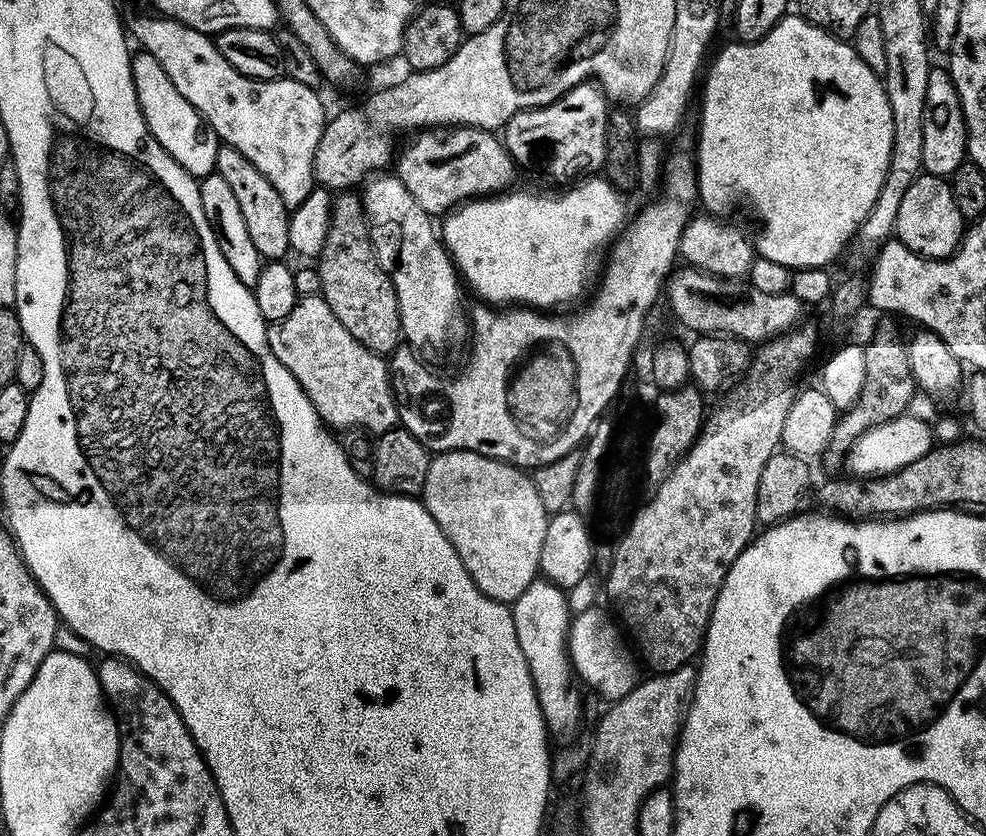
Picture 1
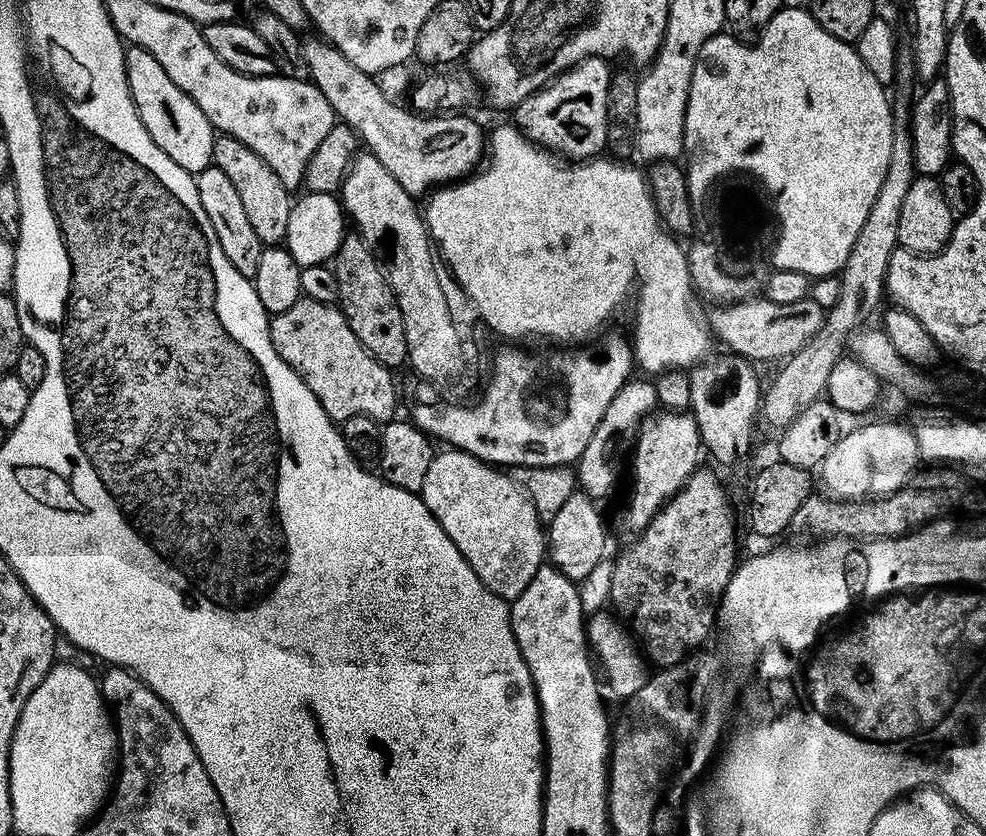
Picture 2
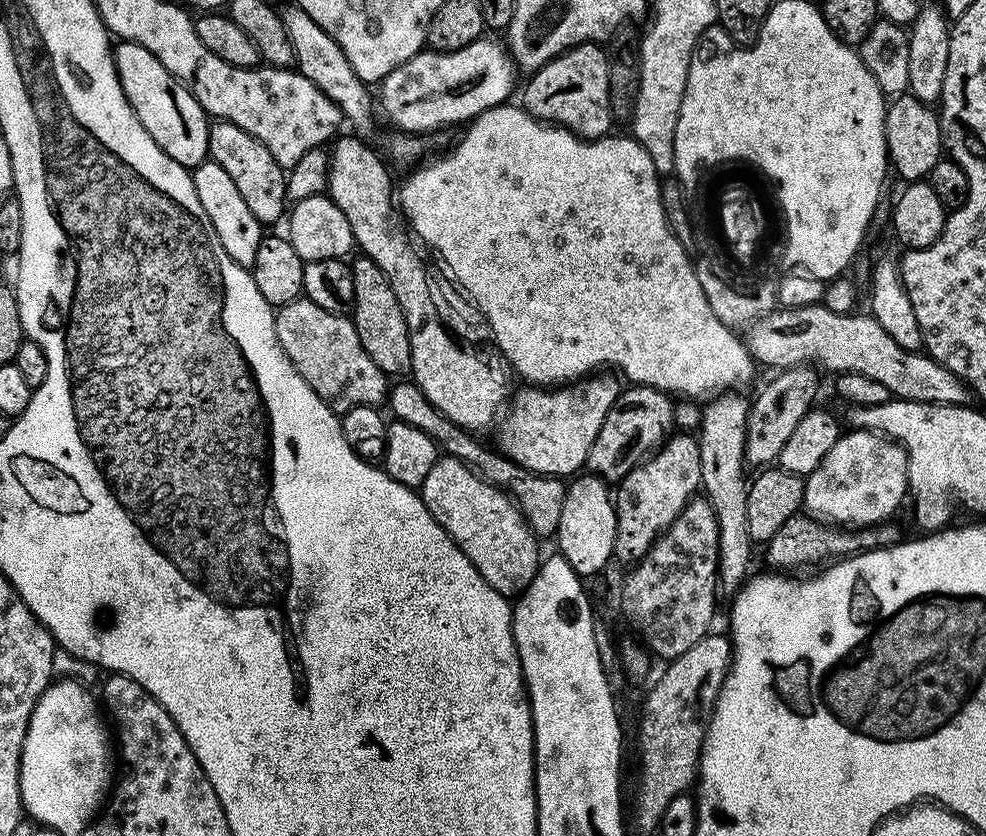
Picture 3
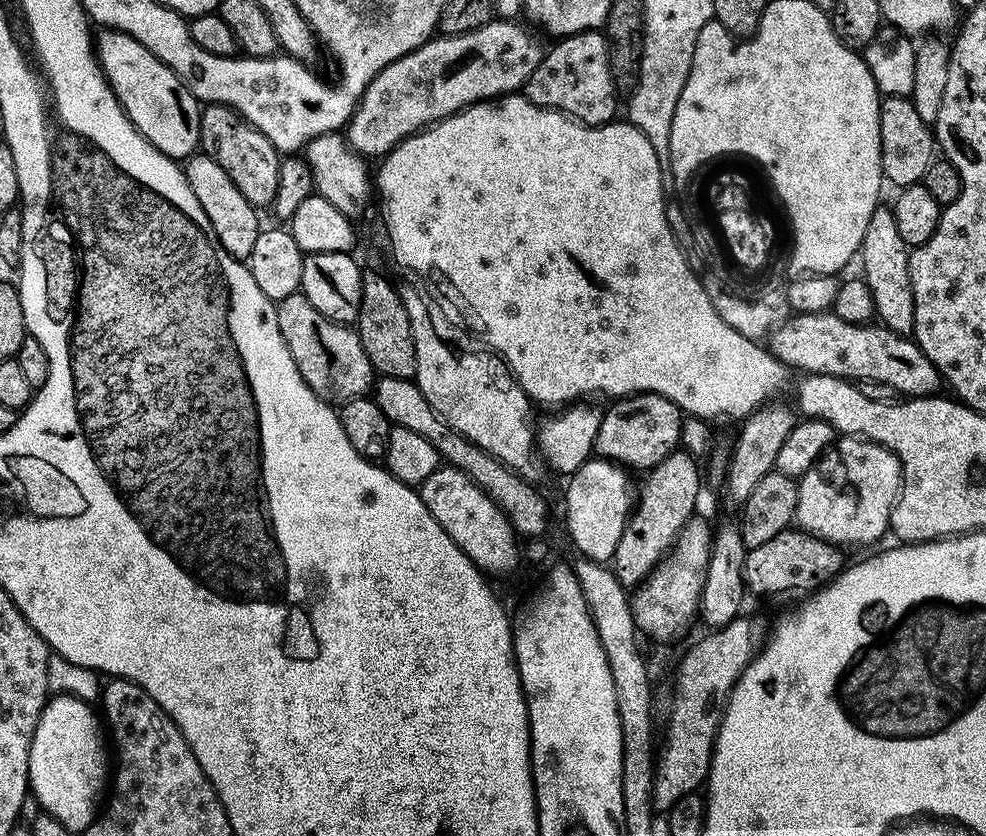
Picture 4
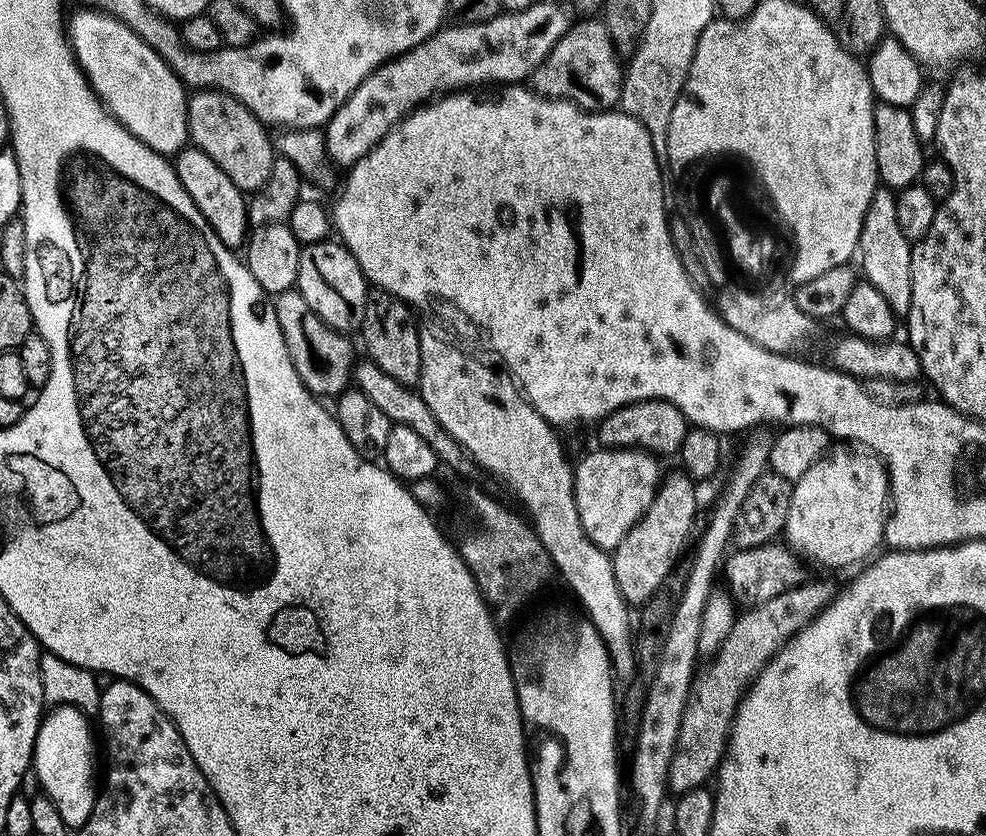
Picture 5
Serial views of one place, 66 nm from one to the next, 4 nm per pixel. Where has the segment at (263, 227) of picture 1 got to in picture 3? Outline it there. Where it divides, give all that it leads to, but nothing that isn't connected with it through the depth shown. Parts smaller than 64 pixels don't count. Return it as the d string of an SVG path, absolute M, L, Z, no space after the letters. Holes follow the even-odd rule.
M216 120L208 125L208 155L230 178L234 186L238 186L238 194L250 206L250 214L258 218L261 226L276 224L285 219L288 199L288 181L286 169L274 162L274 154L254 138L254 134L246 134L242 126L234 126L234 122ZM285 204L285 206L284 206Z

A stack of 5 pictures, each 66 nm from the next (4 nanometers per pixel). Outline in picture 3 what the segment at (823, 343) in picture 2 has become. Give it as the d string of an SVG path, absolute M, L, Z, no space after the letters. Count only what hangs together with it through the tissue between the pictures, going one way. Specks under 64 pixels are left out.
M798 364L795 368L786 368L775 373L776 376L751 401L746 422L746 450L744 459L747 465L754 468L775 463L783 446L794 434L798 422L806 413L812 411L817 403L816 391L820 388L820 380L816 377L817 369L807 364Z

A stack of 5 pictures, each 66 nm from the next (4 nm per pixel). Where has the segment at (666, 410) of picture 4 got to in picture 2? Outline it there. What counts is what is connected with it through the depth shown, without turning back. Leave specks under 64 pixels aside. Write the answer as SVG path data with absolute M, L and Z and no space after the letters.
M630 378L622 386L622 390L614 394L610 406L606 406L606 414L602 414L602 422L598 422L598 430L594 430L586 450L582 450L580 459L574 465L579 491L586 493L589 498L597 502L603 502L615 490L616 483L620 480L620 467L623 464L625 467L626 464L625 453L633 447L640 431L640 424L658 408L655 383L651 379L636 379Z

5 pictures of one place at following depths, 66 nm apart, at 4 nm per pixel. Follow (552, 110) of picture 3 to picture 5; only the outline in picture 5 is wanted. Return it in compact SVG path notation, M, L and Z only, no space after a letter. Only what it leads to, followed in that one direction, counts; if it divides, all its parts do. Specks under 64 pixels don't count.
M603 19L579 20L569 24L566 34L562 34L554 50L550 50L550 54L546 54L543 62L533 70L530 77L531 87L542 96L550 96L554 100L569 100L585 112L606 112L615 109L619 105L620 91L624 85L625 69L622 67L622 60L616 55L614 42L607 33Z

